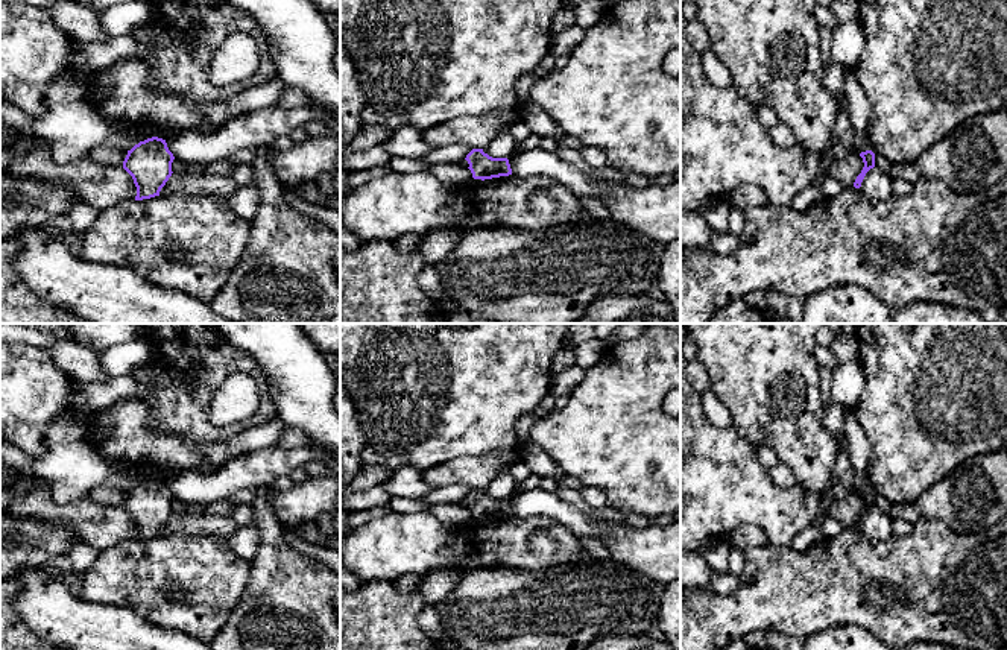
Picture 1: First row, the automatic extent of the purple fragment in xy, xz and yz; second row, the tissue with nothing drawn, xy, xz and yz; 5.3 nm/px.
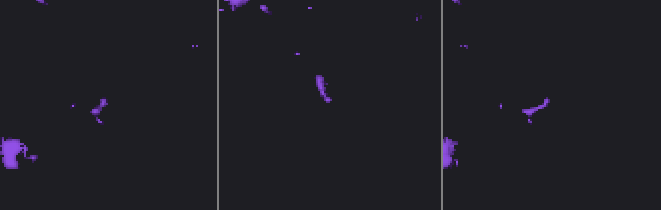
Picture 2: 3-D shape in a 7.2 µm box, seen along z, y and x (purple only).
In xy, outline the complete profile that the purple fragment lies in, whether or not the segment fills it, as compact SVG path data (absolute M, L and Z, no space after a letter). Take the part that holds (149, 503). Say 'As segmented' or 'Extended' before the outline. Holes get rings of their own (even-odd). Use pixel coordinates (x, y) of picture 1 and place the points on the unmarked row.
As segmented. M152 477L135 484L123 501L123 509L132 516L137 527L135 541L159 536L161 529L172 516L175 497L166 480Z

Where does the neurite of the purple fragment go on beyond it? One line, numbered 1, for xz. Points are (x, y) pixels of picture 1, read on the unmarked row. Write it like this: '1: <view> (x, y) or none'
1: none

